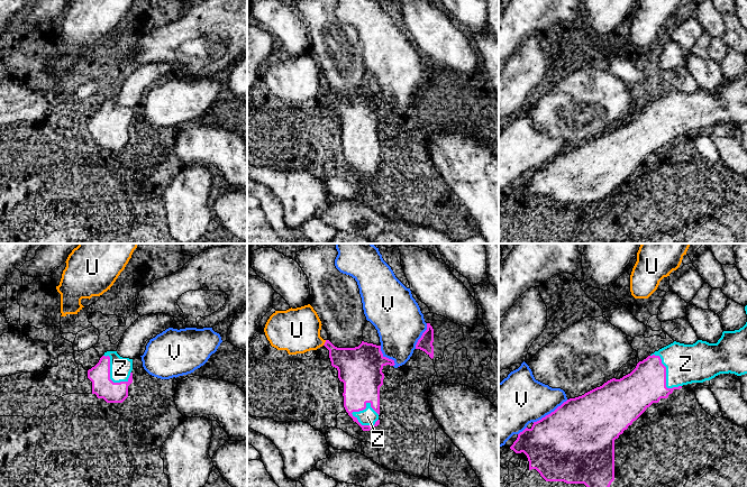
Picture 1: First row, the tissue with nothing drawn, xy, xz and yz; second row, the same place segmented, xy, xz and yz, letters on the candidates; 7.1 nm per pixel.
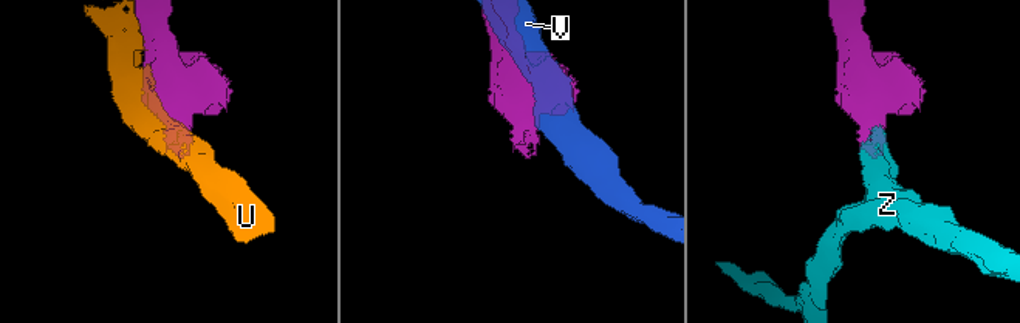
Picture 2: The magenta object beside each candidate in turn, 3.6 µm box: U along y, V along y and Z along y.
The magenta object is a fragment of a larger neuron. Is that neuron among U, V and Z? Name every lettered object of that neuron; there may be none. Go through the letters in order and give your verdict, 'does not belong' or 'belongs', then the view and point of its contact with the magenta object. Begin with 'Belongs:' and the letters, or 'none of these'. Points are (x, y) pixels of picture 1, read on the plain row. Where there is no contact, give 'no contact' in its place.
Belongs: Z
U: does not belong; meets magenta in xz at (325, 91)
V: does not belong; meets magenta in yz at (550, 162)
Z: belongs; meets magenta in xz at (363, 174)

